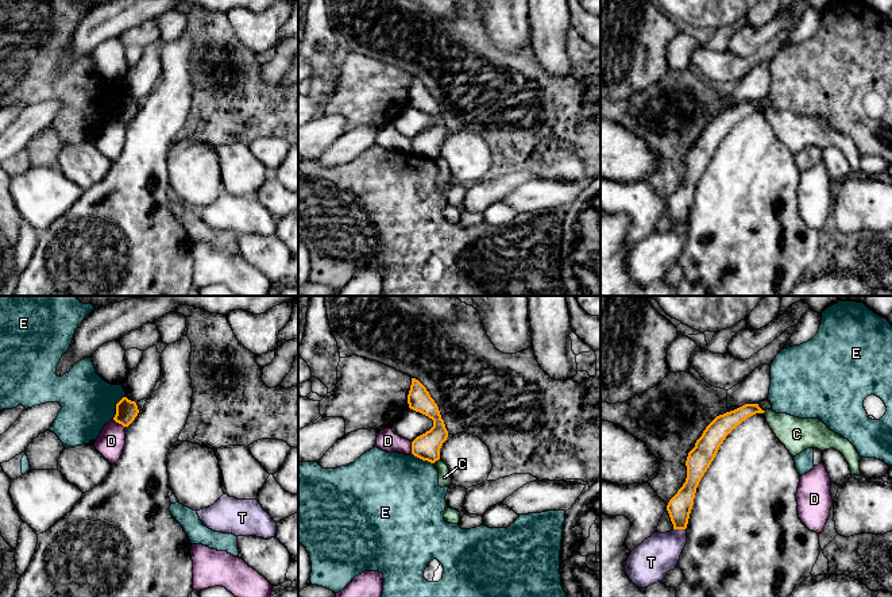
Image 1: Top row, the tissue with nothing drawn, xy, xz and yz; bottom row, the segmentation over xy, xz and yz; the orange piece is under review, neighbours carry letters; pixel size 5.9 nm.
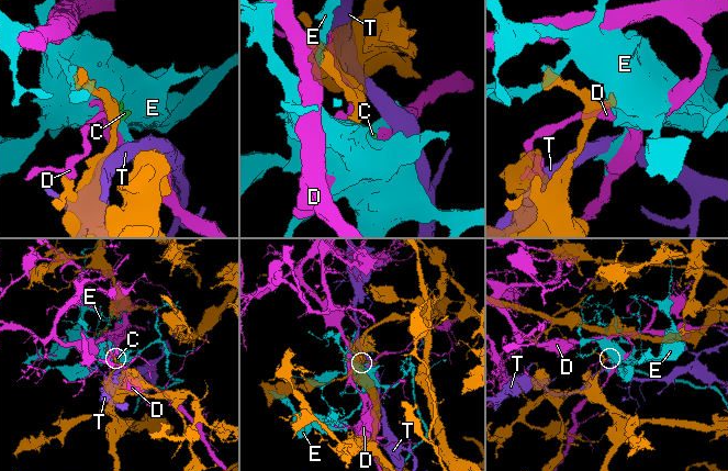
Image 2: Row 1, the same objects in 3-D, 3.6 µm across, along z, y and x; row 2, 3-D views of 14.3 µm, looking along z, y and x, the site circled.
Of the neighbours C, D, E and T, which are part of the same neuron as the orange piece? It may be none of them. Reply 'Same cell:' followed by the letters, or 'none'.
Same cell: none

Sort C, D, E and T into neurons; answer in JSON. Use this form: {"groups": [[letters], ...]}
{"groups": [["C"], ["D"], ["E"], ["T"]]}

